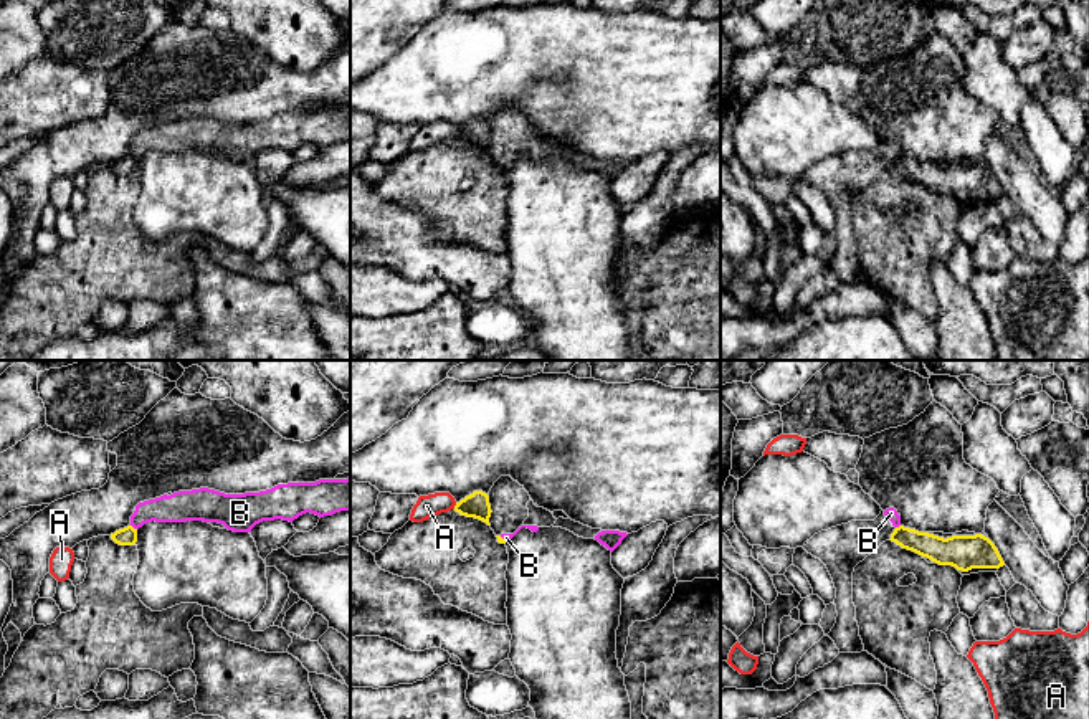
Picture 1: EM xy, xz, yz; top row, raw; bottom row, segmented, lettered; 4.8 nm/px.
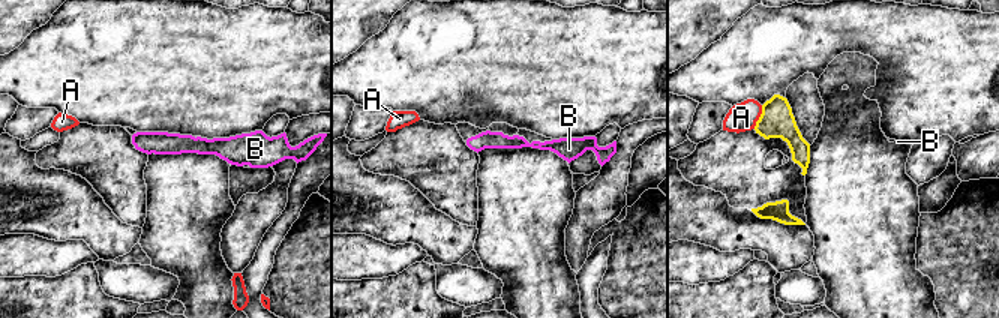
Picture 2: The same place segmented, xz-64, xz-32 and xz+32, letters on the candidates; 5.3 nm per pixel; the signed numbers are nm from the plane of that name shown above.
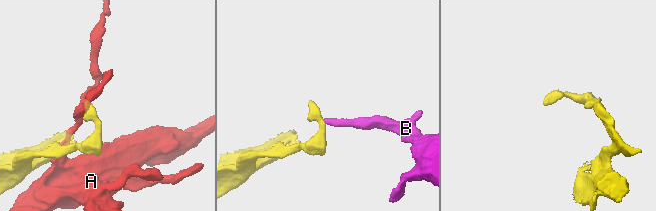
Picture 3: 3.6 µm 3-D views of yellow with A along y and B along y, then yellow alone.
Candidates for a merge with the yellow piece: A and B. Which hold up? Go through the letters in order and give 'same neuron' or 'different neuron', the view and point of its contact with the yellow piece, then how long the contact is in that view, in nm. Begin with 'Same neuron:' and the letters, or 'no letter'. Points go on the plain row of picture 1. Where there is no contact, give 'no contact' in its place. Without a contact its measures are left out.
Same neuron: no letter
A: different neuron; meets yellow in xz at (455, 136); contact 40 nm long
B: different neuron; meets yellow in xy at (133, 157); contact 40 nm long

